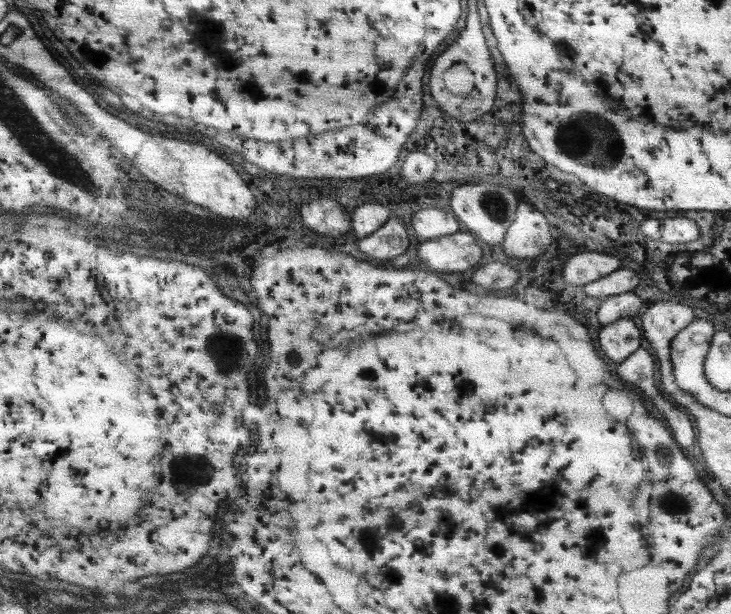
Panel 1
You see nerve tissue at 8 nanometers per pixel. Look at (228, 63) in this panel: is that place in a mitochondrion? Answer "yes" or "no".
no

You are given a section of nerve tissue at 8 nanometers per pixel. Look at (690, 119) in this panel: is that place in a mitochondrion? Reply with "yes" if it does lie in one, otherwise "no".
no

